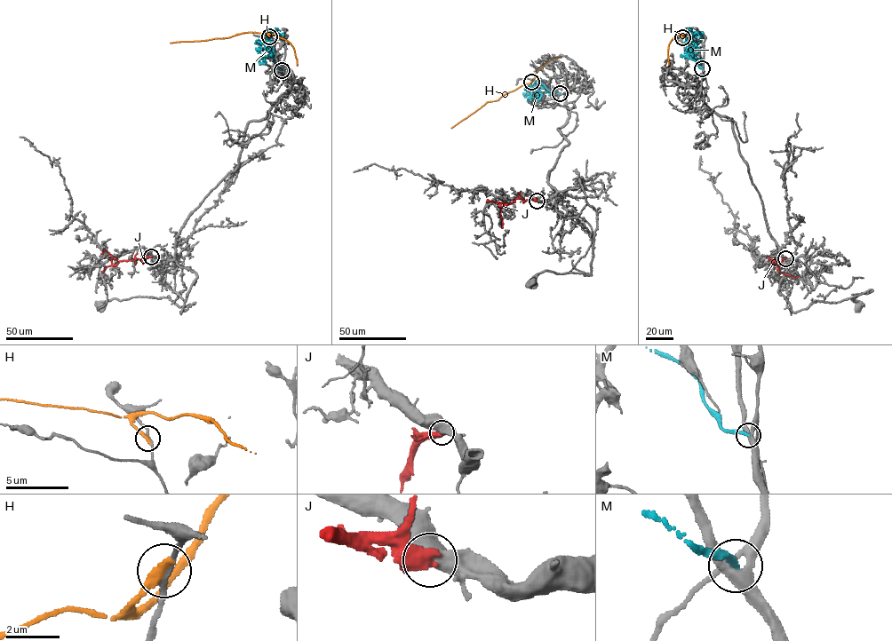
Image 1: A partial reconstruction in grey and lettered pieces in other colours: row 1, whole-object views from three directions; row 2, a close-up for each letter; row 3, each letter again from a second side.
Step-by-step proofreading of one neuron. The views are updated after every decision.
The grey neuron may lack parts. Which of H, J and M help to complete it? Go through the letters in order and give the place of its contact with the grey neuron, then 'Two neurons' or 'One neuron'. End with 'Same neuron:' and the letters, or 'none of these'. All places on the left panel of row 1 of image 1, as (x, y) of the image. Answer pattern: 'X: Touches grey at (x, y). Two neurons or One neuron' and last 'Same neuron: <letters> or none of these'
H: Touches grey at (269, 36). Two neurons
J: Touches grey at (151, 257). Two neurons
M: Touches grey at (282, 70). Two neurons
Same neuron: none of these

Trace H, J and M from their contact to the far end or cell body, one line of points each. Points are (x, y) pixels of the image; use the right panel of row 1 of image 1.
H: (682, 37), (685, 35), (688, 41), (686, 43), (698, 50)
J: (785, 258), (776, 263), (777, 270), (793, 278), (798, 276)
M: (702, 68), (688, 56), (688, 52), (683, 43), (691, 41), (699, 32), (702, 38)

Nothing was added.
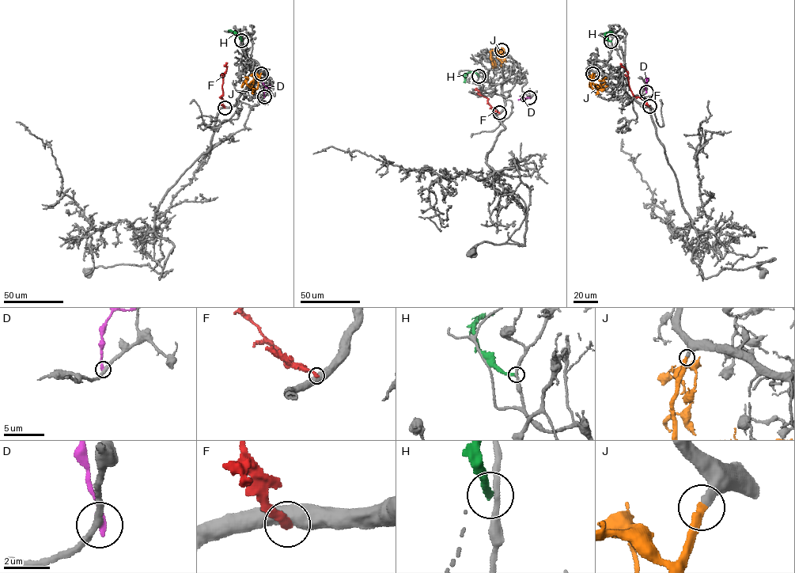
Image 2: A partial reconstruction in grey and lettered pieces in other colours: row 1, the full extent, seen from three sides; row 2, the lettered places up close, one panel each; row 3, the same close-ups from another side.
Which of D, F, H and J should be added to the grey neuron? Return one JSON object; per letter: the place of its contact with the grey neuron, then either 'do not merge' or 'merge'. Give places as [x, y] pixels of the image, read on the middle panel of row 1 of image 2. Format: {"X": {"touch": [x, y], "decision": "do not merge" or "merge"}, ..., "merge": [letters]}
{"D": {"touch": [529, 97], "decision": "do not merge"}, "F": {"touch": [499, 112], "decision": "do not merge"}, "H": {"touch": [478, 76], "decision": "do not merge"}, "J": {"touch": [501, 50], "decision": "merge"}, "merge": ["J"]}

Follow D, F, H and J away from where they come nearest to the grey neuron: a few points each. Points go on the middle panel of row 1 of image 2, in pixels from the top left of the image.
D: (528, 97), (518, 100)
F: (499, 112), (494, 111), (487, 98), (480, 95), (476, 88)
H: (478, 76), (470, 72), (465, 76), (463, 82)
J: (501, 50), (503, 47), (502, 51), (498, 53), (490, 51), (492, 62), (494, 66), (495, 64), (493, 68)

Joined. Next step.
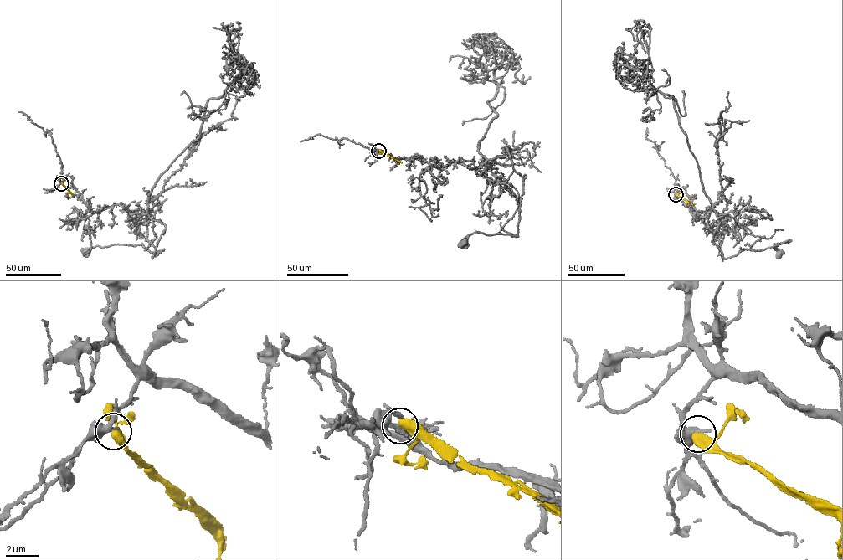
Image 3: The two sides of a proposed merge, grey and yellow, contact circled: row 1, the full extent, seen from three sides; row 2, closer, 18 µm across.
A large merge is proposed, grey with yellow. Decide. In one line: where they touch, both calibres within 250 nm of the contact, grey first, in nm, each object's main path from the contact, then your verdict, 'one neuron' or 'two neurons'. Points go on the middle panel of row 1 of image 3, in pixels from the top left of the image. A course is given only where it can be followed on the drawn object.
at (378, 151); 460 nm thick on the grey side, 600 nm on the other; grey runs (378, 151), (475, 169), (509, 149), (522, 178), (517, 235), (475, 232), (465, 243); yellow runs (378, 151), (402, 162); two neurons

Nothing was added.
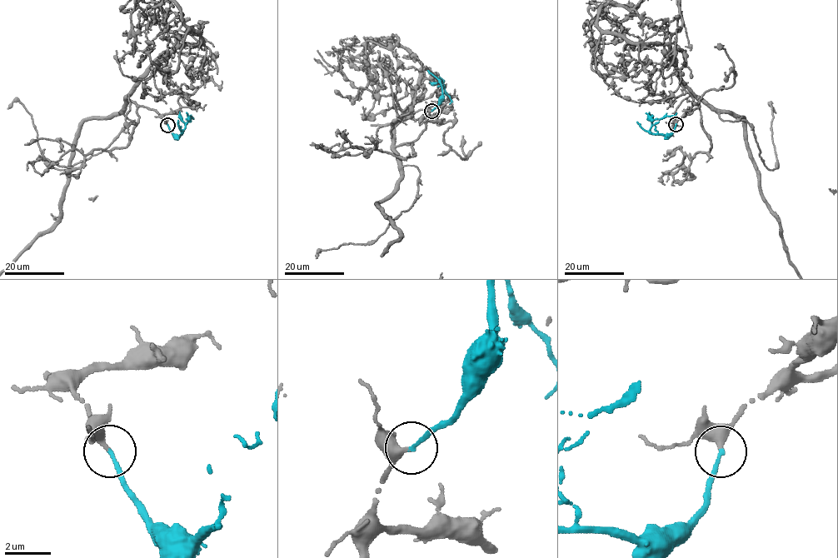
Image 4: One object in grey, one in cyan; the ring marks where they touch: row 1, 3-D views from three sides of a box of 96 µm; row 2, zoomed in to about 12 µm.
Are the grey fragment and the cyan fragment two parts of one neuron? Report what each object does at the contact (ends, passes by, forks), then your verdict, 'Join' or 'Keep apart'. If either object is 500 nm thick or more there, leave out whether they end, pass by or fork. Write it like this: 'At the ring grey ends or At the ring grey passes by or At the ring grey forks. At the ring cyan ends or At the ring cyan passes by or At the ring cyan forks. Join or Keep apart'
At the ring grey ends. At the ring cyan ends. Join

